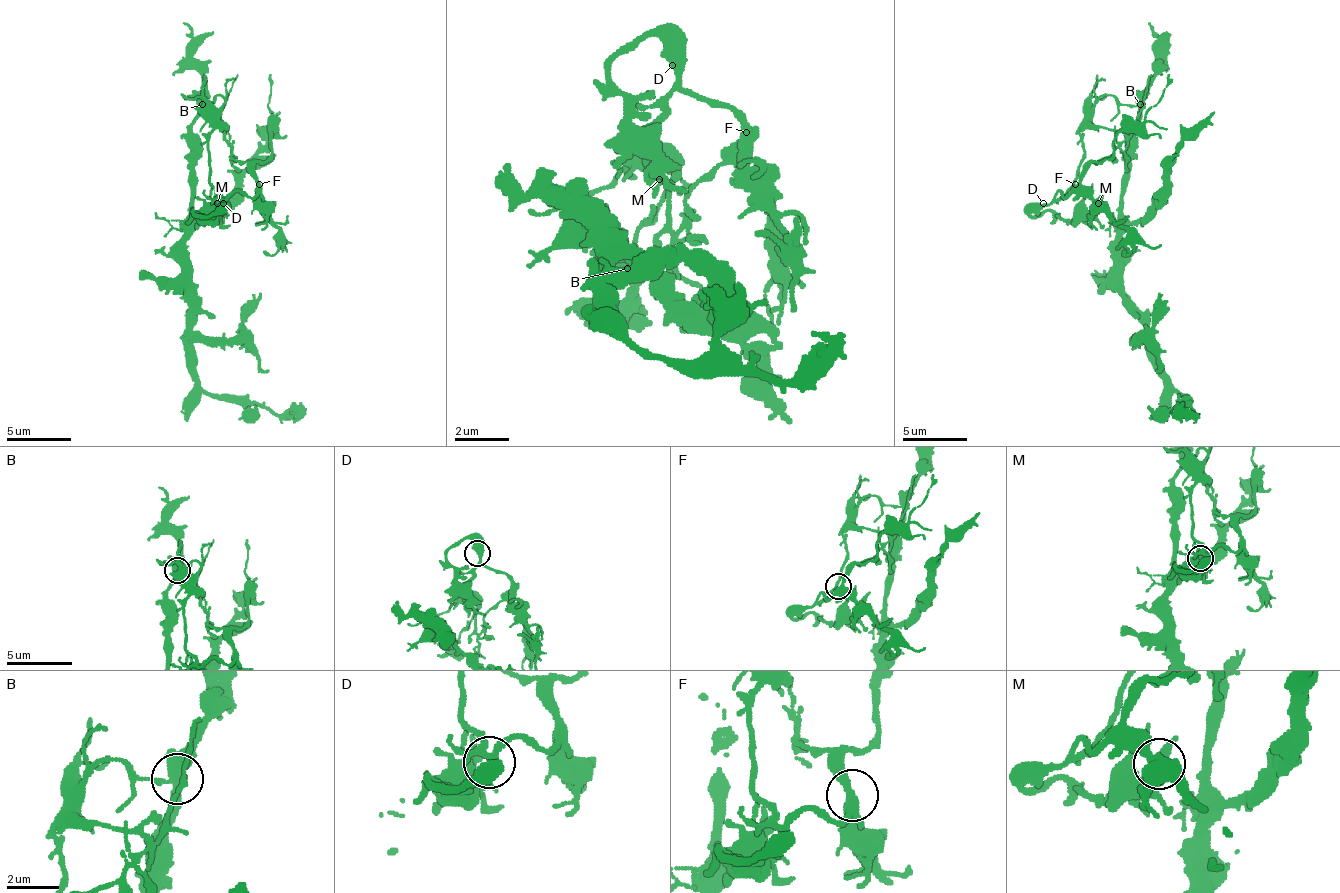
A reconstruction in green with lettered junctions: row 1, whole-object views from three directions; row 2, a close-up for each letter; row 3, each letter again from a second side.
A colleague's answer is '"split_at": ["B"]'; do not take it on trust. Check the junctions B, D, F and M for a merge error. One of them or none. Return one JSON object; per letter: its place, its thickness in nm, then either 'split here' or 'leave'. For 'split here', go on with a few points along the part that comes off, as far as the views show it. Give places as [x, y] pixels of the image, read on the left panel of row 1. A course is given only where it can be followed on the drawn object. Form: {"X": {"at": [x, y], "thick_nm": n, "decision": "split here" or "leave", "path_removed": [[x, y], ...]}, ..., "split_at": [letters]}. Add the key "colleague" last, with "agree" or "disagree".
{"B": {"at": [202, 104], "thick_nm": 380, "decision": "split here", "path_removed": [[201, 104], [217, 94], [223, 100], [207, 158], [227, 203], [217, 213], [194, 213], [201, 219], [214, 190]]}, "D": {"at": [223, 203], "thick_nm": 380, "decision": "leave"}, "F": {"at": [259, 184], "thick_nm": 360, "decision": "leave"}, "M": {"at": [217, 203], "thick_nm": 360, "decision": "leave"}, "split_at": ["B"], "colleague": "agree"}

